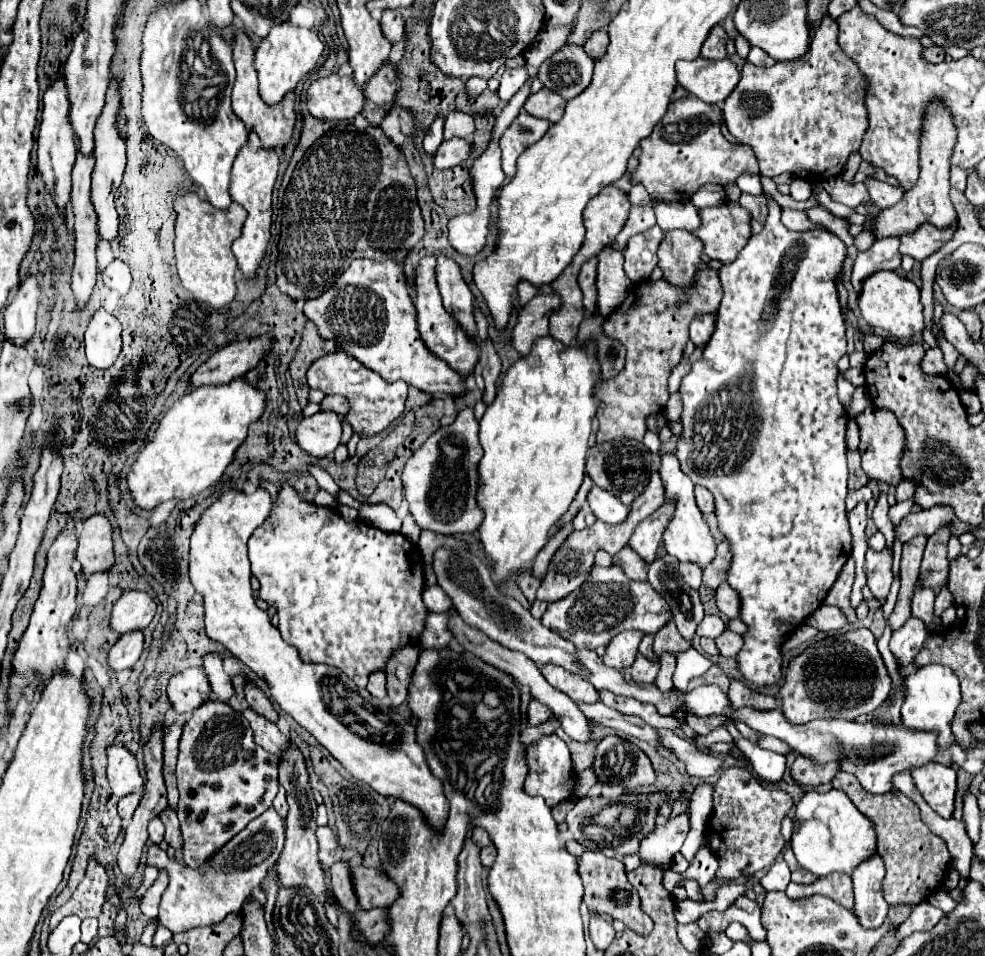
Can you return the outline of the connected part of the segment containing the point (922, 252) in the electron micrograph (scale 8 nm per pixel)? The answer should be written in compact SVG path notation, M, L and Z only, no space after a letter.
M924 224L914 234L900 238L900 254L908 254L914 260L922 262L930 254L934 254L944 242L948 242L952 238L954 230L956 230L954 226L948 230L938 230L930 224Z

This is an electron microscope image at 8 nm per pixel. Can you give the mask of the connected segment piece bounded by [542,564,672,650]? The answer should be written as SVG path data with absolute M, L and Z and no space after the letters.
M616 564L608 568L594 566L590 570L590 576L582 582L582 588L578 588L578 592L570 592L570 596L548 604L542 616L544 626L556 630L576 648L588 650L608 646L610 640L622 630L640 630L644 634L656 634L670 620L672 616L666 600L654 588L650 588L648 582L630 580Z

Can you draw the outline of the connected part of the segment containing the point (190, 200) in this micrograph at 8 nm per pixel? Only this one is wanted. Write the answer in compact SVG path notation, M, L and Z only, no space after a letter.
M192 192L180 196L174 204L174 210L178 212L178 218L176 218L176 262L178 262L178 276L182 280L182 286L188 292L192 292L192 296L196 300L210 304L214 310L226 308L234 300L234 294L236 294L236 270L238 270L238 266L236 266L234 254L232 254L232 244L242 234L246 210L240 204L232 202L228 212L222 212L222 210L212 208L212 204L208 204L206 200L202 200L200 196L196 196Z

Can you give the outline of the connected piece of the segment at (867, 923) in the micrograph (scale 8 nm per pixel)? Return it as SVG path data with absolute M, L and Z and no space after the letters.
M878 854L862 862L852 874L854 914L864 928L882 926L888 914L888 904L882 898L882 878L884 878L884 862Z

